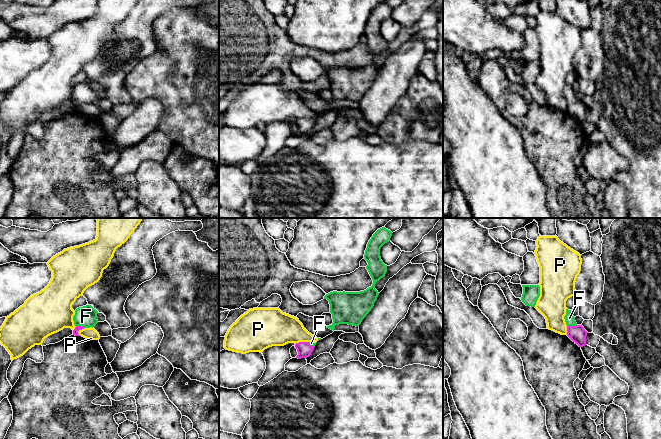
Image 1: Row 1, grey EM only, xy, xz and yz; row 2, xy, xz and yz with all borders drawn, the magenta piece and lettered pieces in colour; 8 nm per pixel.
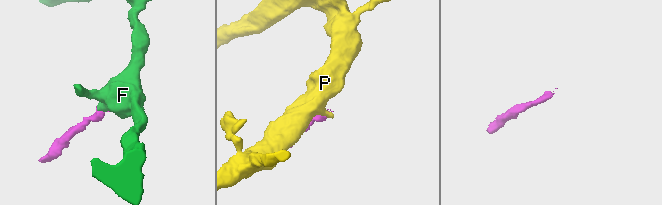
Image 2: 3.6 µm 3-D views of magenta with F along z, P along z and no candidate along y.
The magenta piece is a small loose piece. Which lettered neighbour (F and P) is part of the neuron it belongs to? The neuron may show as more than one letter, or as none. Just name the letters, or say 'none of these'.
F

